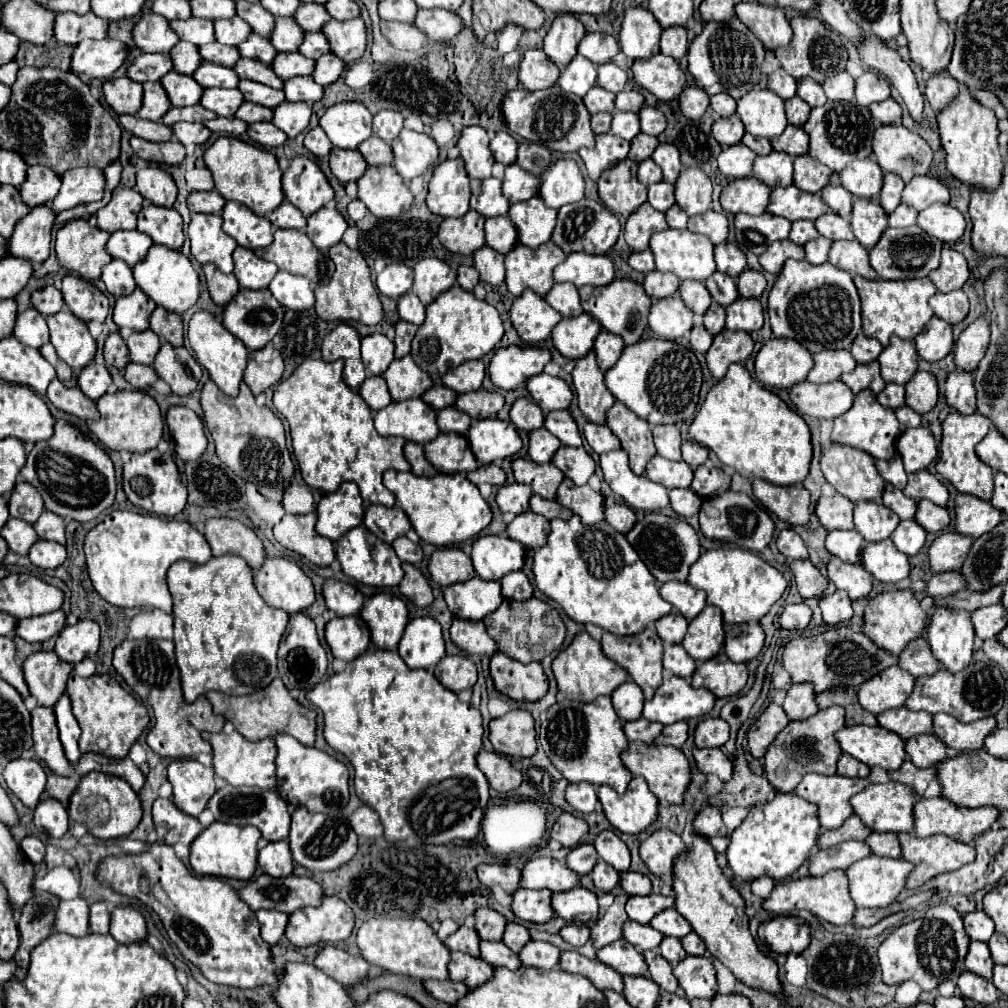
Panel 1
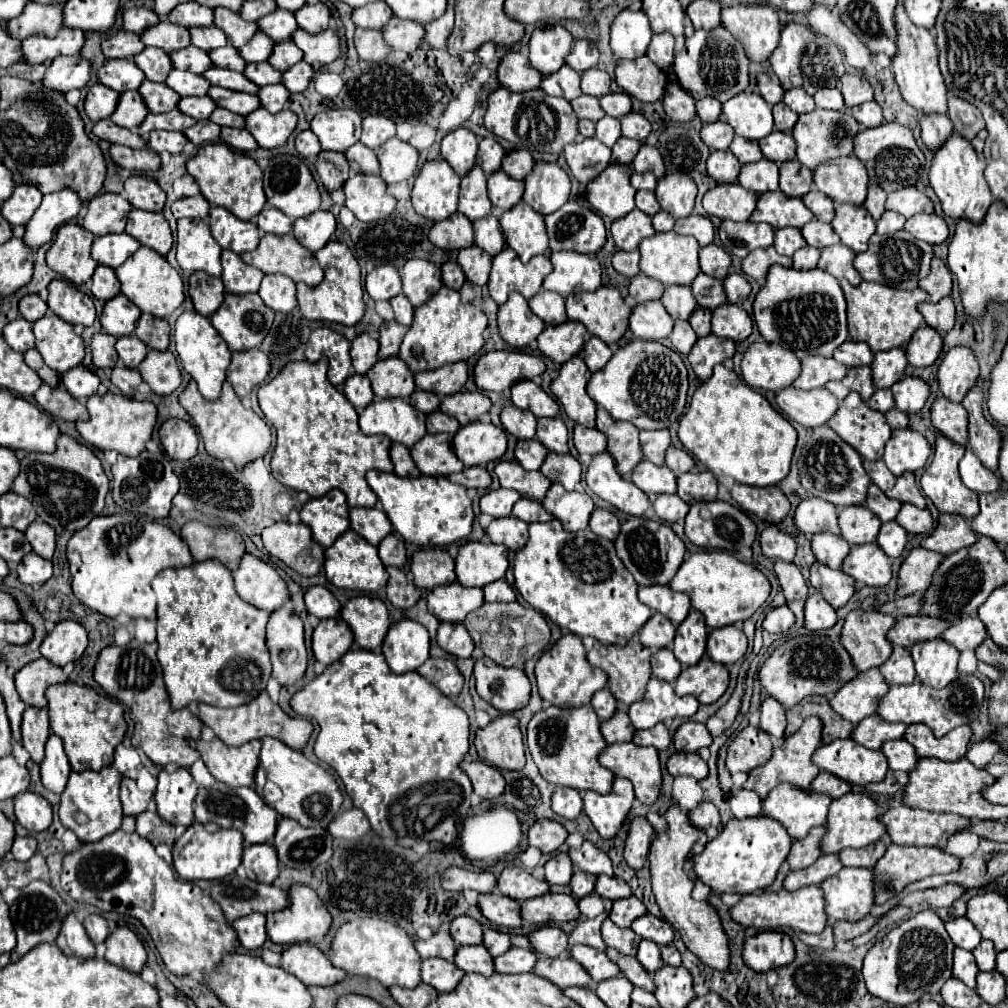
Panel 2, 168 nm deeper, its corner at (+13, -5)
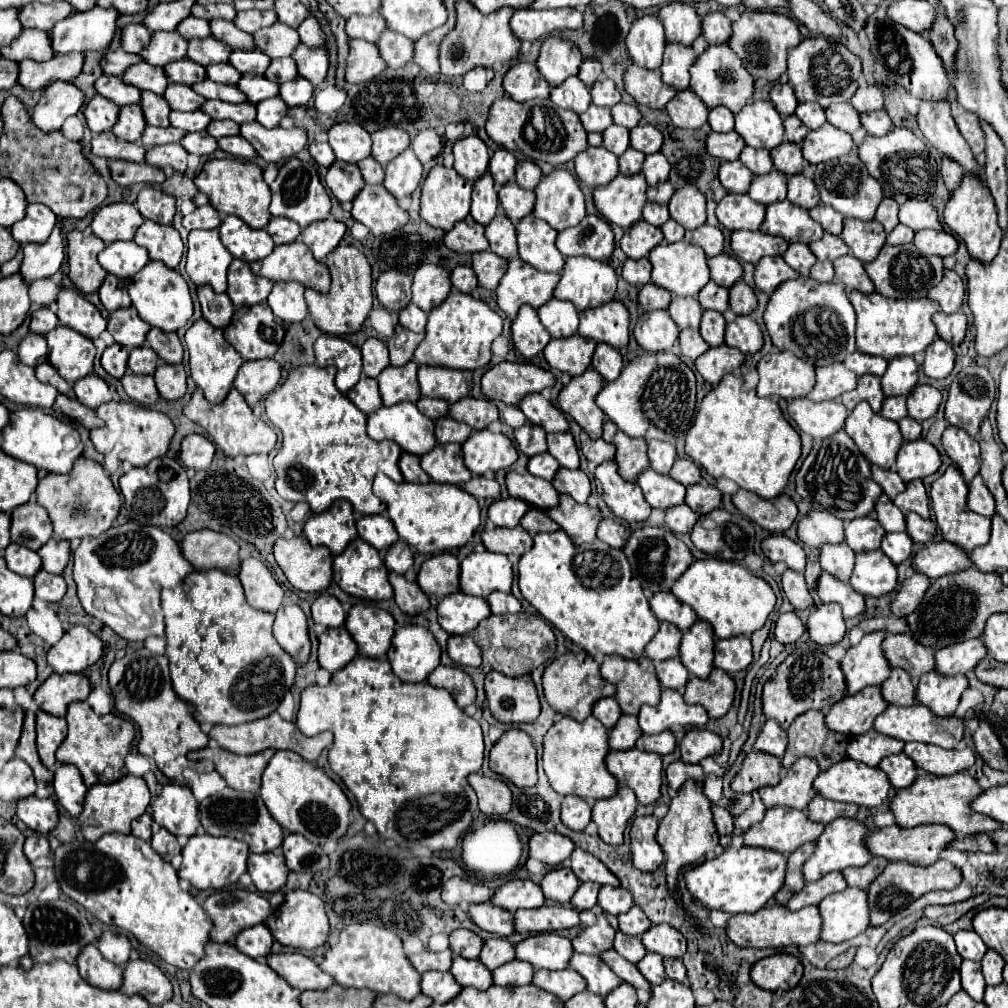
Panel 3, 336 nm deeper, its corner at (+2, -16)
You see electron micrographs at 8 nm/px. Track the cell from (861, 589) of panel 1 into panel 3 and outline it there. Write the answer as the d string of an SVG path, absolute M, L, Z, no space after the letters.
M828 572L820 574L816 592L822 602L838 602L844 610L844 618L858 616L864 610L864 596L858 594L848 582L840 582Z

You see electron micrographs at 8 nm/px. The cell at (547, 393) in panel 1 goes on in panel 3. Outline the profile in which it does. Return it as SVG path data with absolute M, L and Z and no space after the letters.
M528 394L520 402L520 410L532 424L542 426L546 432L566 432L568 430L566 416L558 408L554 408L552 402L546 400L542 394Z

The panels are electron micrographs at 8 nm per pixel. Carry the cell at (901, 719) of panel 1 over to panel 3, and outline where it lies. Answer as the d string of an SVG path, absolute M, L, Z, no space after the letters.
M870 730L870 732L854 736L850 740L848 756L852 760L864 762L868 766L878 766L882 758L886 758L890 754L898 754L898 752L902 752L902 748L904 748L902 740L894 740L890 736L882 736L876 730Z

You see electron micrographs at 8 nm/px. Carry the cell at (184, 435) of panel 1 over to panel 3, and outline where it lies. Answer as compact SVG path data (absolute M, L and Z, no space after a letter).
M188 434L182 440L182 448L180 448L178 458L180 458L180 462L186 468L206 470L206 468L210 468L214 450L216 450L214 444L206 436L202 436L202 434Z

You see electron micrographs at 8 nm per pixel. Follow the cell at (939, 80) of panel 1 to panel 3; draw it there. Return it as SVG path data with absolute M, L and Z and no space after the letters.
M942 156L942 168L940 168L940 172L942 172L942 178L944 178L944 182L946 182L946 186L948 186L950 192L960 184L960 178L964 174L962 166L954 164L954 160L950 160L948 156Z

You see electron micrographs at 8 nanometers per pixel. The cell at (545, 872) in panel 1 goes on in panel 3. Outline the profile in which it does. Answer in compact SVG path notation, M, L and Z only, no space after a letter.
M516 878L516 880L502 884L494 892L490 902L504 908L504 910L516 912L520 908L540 908L542 904L546 904L546 898L544 898L542 888L538 884L534 884L532 880Z

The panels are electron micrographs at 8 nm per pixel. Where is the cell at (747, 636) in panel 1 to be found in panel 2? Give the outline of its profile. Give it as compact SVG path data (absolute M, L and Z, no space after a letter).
M721 627L711 631L709 641L707 641L707 655L721 663L721 665L731 665L739 661L747 651L747 637L741 629L737 627Z

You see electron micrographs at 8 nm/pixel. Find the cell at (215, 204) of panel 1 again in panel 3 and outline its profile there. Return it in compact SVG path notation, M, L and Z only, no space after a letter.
M210 204L200 206L192 214L184 216L184 228L186 230L196 230L196 228L210 230L210 228L218 228L218 224L220 224L220 214Z

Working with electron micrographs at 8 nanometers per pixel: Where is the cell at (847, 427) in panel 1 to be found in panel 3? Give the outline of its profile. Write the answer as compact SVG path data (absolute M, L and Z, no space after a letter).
M860 402L846 418L844 432L854 440L870 464L892 470L902 446L902 434L896 422L872 412L870 404Z

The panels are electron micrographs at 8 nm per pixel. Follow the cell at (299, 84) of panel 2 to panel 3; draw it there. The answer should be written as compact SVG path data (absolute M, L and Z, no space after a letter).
M302 76L286 84L280 84L280 96L290 108L306 104L312 98L312 94L314 94L314 86L310 84L310 80L302 80Z

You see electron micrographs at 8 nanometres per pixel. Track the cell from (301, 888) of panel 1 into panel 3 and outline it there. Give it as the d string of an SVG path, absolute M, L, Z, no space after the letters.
M240 888L214 892L206 898L204 910L214 920L214 930L210 932L214 942L232 942L238 932L264 924L274 914L274 908L262 894Z

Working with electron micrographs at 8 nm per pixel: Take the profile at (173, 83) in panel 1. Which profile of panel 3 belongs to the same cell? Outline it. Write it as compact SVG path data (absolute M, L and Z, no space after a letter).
M142 92L142 112L144 118L150 126L170 126L168 122L168 114L170 114L170 106L166 104L166 100L160 94L154 92Z

